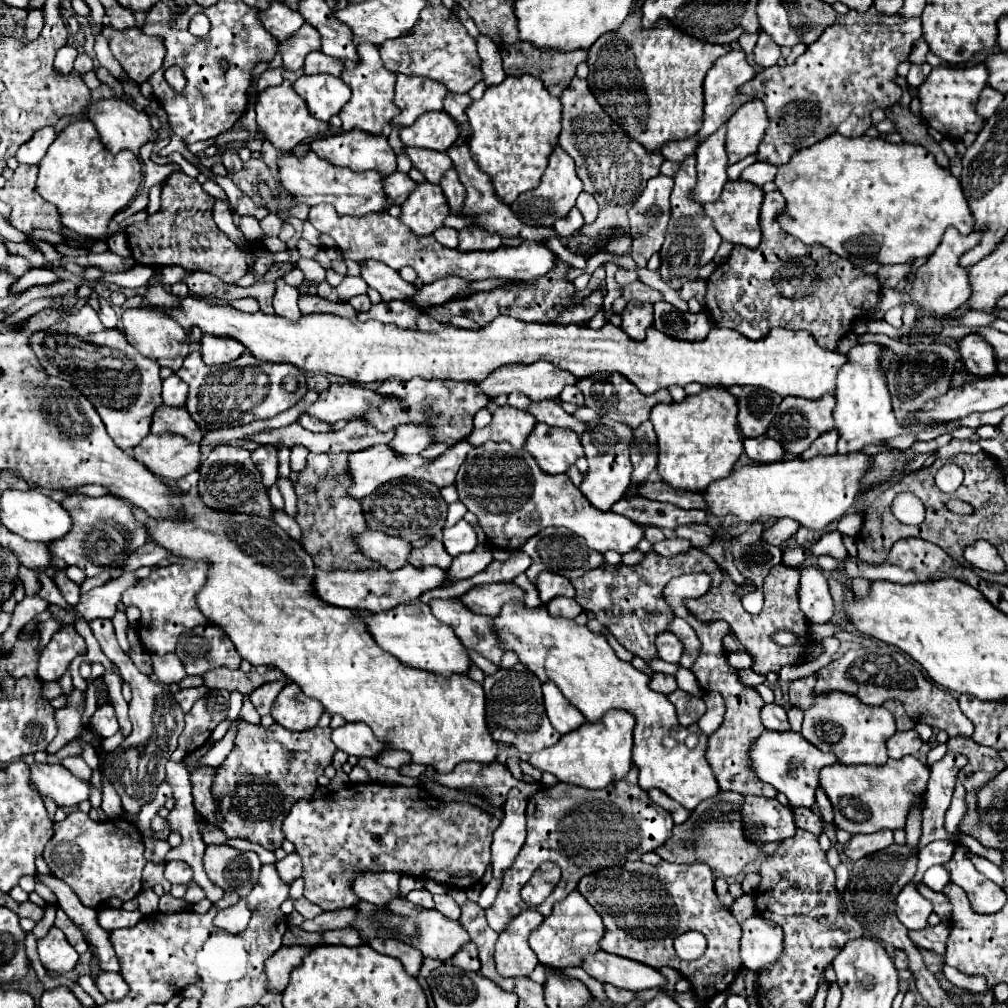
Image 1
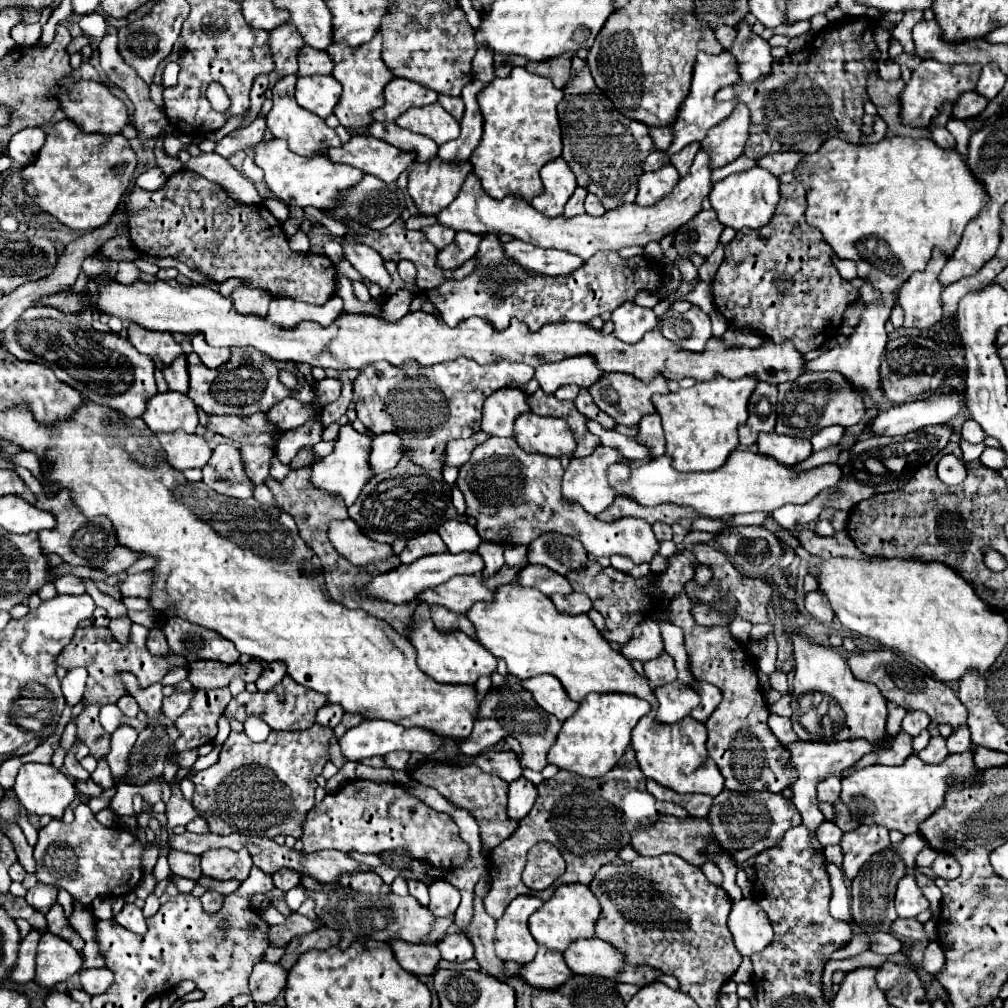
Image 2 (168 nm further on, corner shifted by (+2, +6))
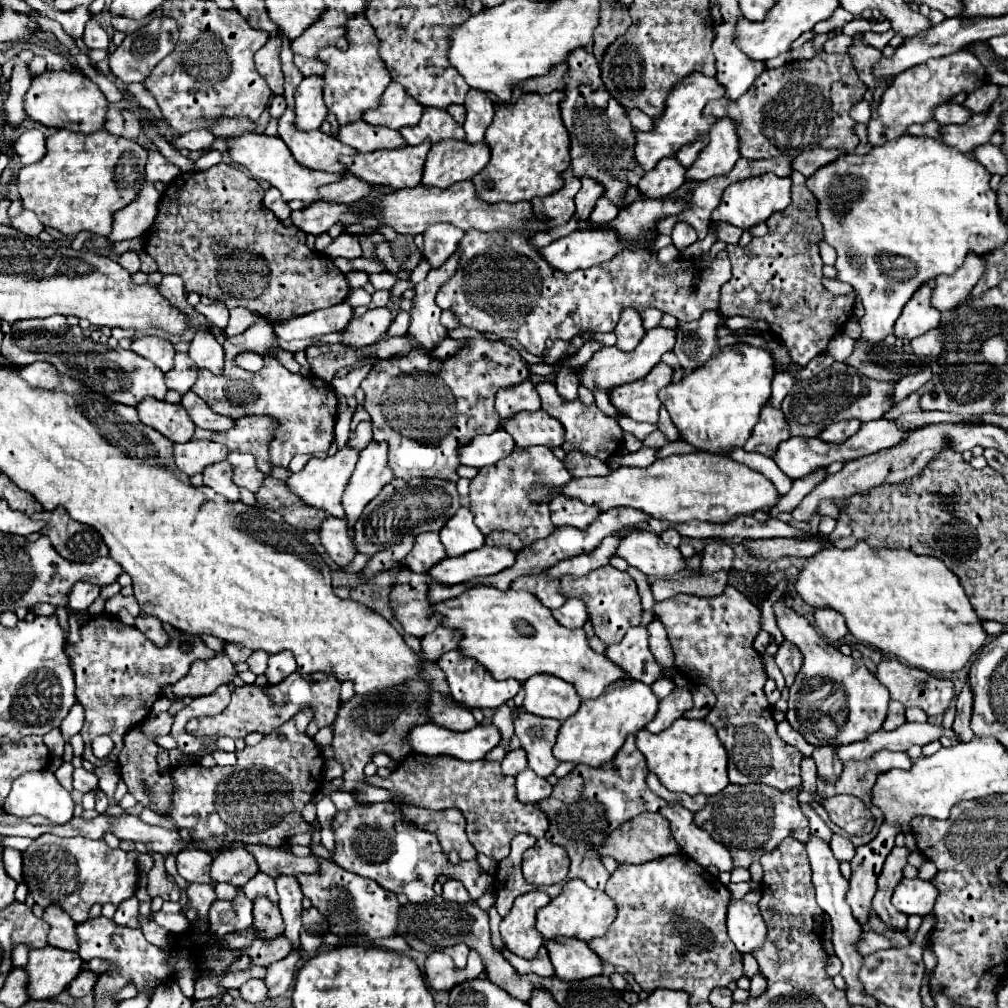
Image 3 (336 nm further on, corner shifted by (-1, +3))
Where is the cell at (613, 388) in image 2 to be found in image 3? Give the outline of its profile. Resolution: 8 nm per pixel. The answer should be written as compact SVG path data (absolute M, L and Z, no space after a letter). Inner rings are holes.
M659 362L655 370L651 370L651 374L647 374L639 382L629 382L611 390L609 392L611 404L621 414L637 422L655 424L659 418L659 408L661 408L657 392L671 382L671 374L673 370L665 362Z

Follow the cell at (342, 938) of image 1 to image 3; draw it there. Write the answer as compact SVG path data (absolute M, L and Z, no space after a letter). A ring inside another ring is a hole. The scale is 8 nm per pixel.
M293 950L289 956L285 956L283 960L275 962L267 968L265 982L267 982L269 994L273 998L283 996L291 988L295 972L297 972L297 964L299 964L299 950Z

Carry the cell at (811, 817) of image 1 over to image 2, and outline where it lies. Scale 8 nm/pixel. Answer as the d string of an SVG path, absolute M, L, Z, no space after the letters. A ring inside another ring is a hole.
M824 821L824 823L818 827L816 835L818 835L818 839L820 839L822 845L838 845L844 833L842 833L832 821Z

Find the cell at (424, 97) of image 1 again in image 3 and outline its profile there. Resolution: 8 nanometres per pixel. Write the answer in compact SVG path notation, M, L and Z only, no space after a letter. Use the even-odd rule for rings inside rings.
M391 82L381 96L379 108L367 110L367 114L363 114L363 120L375 126L399 130L403 126L415 126L423 110L425 110L423 104L419 104L413 96L409 96L401 84Z

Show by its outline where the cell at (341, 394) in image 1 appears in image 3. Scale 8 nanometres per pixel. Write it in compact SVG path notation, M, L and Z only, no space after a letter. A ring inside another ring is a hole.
M247 416L239 418L235 428L227 434L213 434L211 440L225 444L231 452L249 452L259 460L259 470L271 474L273 464L269 456L269 444L279 430L279 420L271 416Z

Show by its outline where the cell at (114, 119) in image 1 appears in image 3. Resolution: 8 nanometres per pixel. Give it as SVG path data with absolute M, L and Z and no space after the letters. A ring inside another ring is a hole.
M43 72L33 78L33 84L25 94L25 110L31 120L81 134L91 134L105 128L107 106L109 102L99 86L81 72Z

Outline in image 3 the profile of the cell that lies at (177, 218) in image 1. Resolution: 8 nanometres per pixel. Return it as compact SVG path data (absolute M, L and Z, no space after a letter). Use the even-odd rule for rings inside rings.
M217 164L205 172L183 172L171 180L163 192L153 228L143 240L145 252L155 258L159 272L187 278L189 292L219 300L229 310L237 306L249 308L269 322L335 306L349 294L349 284L333 260L325 254L311 252L299 228L283 226L281 220L263 206L263 188L259 182L233 164Z

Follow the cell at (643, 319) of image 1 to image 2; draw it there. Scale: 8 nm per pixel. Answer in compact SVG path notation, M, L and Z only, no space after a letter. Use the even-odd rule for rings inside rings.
M624 303L612 311L614 337L624 343L638 343L644 333L654 331L658 317L652 309L638 307L636 303Z

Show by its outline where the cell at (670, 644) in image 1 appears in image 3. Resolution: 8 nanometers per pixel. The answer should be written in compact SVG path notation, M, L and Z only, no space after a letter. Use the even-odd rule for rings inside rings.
M633 626L627 630L623 642L609 646L605 656L623 668L633 680L653 684L661 678L659 664L649 652L649 632L645 626Z

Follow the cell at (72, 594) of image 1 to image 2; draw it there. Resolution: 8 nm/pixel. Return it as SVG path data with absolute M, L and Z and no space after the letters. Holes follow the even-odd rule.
M62 575L56 579L56 591L60 595L84 595L86 593L86 587L84 587L84 581L80 577L74 577L74 575Z

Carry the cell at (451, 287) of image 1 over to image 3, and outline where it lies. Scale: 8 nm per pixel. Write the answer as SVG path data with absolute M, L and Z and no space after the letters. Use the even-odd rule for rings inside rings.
M375 308L367 310L363 316L355 318L341 340L341 344L347 346L367 346L371 342L377 342L383 338L393 322L393 314L389 308Z

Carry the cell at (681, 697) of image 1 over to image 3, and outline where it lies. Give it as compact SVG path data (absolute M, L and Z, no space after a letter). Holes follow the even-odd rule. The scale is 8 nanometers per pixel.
M675 686L673 692L659 702L659 712L657 712L657 716L647 724L647 730L649 730L649 732L663 732L663 730L669 728L675 720L683 718L683 714L685 714L687 710L691 710L691 706L693 706L693 698L691 698L689 688L679 688L679 686Z

